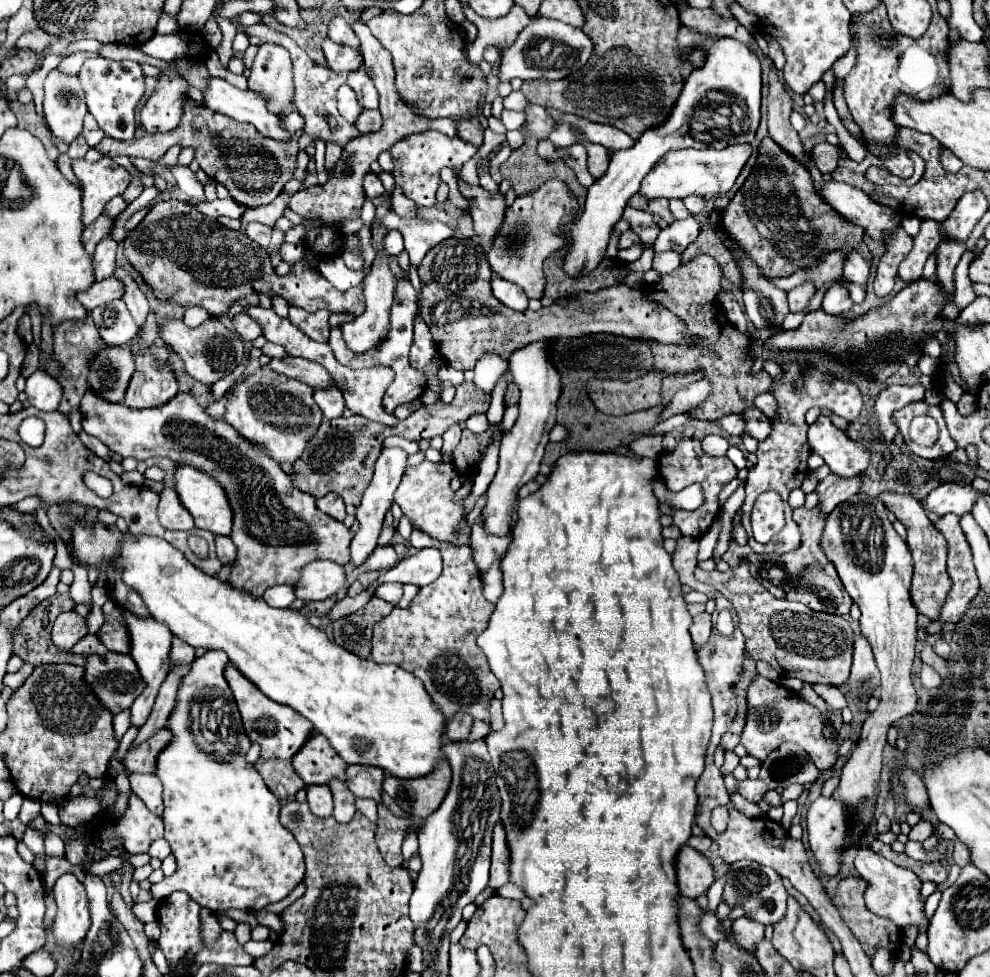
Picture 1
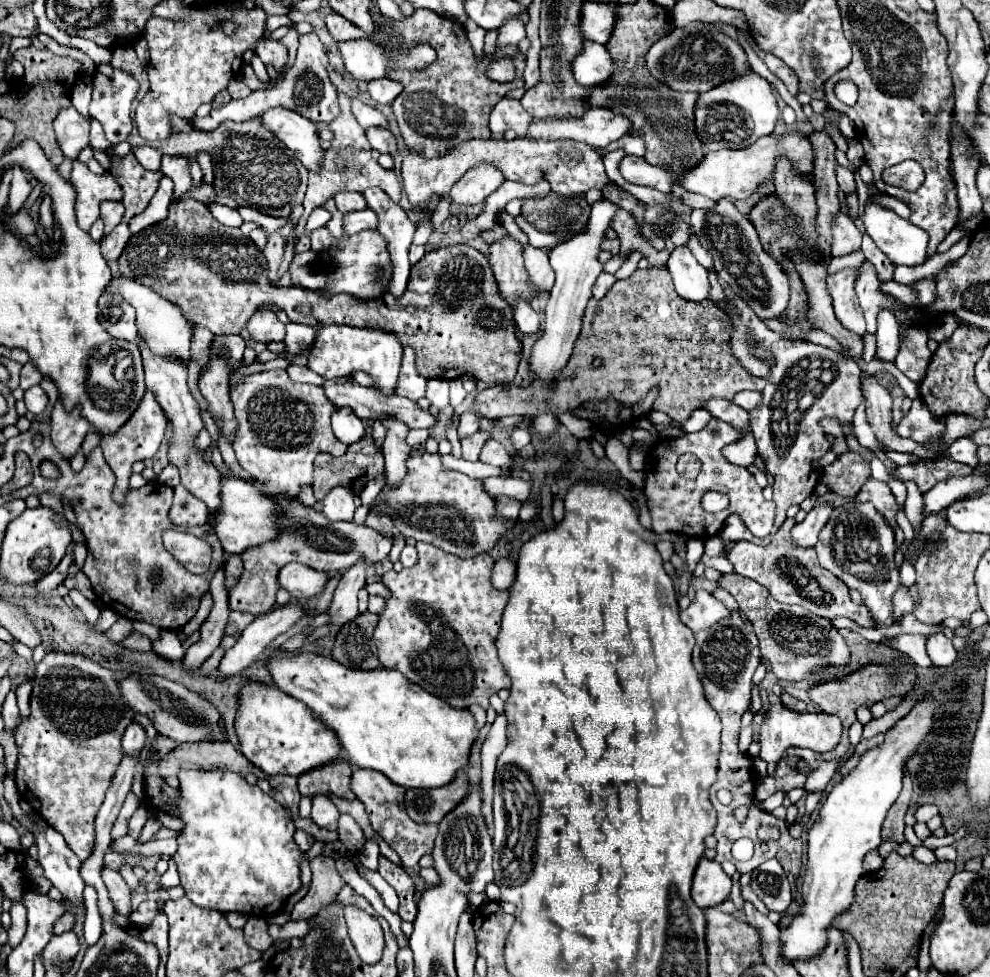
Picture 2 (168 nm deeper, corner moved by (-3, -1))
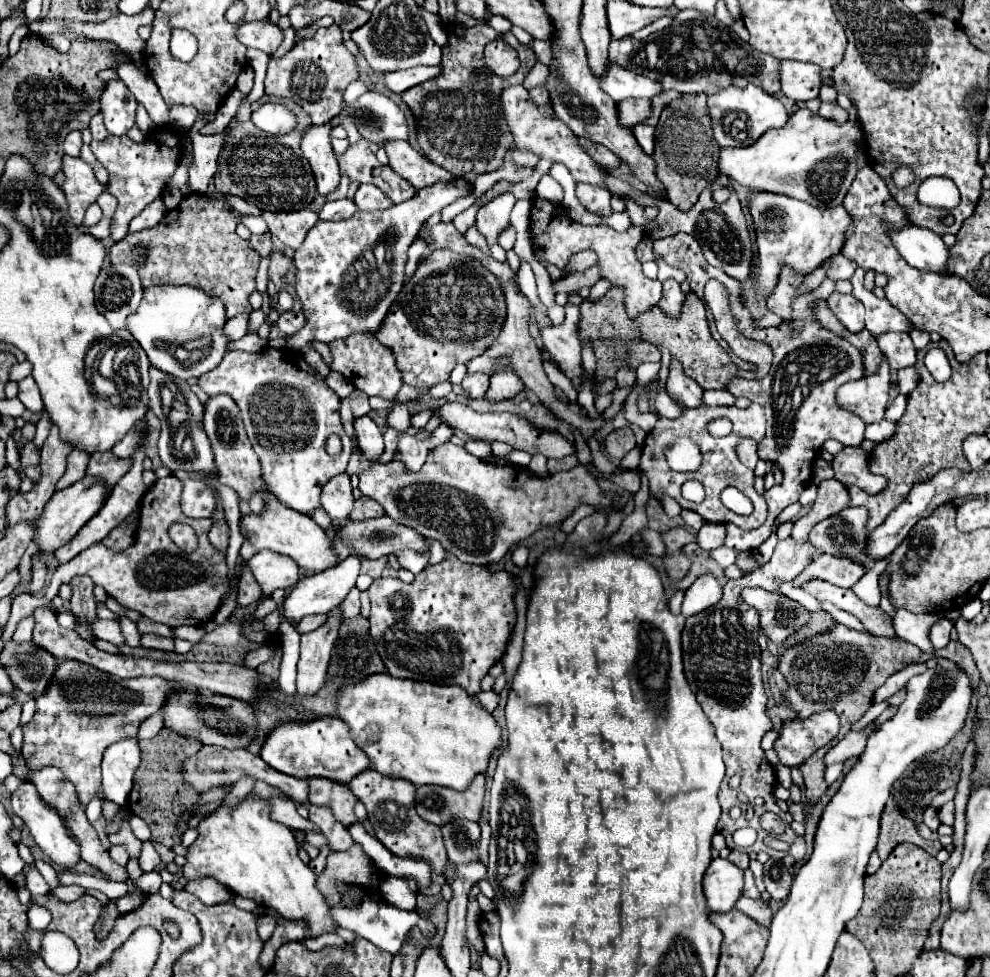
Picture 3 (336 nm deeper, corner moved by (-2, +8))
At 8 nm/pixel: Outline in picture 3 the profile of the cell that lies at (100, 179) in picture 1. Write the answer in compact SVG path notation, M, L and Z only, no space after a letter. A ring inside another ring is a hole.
M68 154L62 158L62 170L64 170L64 176L66 176L62 190L68 198L70 216L72 216L72 222L76 226L80 226L88 206L92 202L96 202L96 198L102 192L108 190L108 184L100 184L96 180L92 168L84 160L72 158Z

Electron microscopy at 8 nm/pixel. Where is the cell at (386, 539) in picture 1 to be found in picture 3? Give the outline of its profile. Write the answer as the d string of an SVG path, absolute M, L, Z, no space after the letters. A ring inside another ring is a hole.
M362 496L356 502L354 510L350 512L352 520L366 520L366 518L380 518L380 516L384 516L382 506L378 502L374 502L372 498L366 498L366 496Z

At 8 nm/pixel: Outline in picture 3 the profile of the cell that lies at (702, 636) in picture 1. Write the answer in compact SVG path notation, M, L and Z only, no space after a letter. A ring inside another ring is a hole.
M710 574L700 576L684 594L682 602L682 616L690 618L694 614L704 612L706 608L714 606L722 598L722 586Z

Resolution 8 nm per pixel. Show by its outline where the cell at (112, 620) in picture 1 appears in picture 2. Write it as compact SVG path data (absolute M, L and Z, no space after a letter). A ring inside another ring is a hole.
M137 631L131 637L127 637L123 641L123 645L129 649L135 649L135 651L151 651L151 639L147 639L145 635L141 635Z

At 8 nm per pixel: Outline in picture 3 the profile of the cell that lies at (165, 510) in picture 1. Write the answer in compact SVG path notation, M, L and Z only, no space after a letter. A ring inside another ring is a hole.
M184 480L182 488L182 514L188 518L210 518L216 506L214 490L198 480Z

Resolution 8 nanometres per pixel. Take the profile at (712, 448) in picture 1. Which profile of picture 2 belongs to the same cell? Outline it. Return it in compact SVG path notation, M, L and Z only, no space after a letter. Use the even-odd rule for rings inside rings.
M751 426L747 430L747 435L741 441L731 443L723 449L723 455L733 465L739 465L739 467L751 467L755 463L755 457L757 457L757 445L755 445L755 439L751 433Z

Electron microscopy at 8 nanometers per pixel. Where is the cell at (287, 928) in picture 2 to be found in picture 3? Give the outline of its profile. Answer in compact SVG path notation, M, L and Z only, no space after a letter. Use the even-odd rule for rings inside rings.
M366 896L366 898L362 900L360 908L356 908L356 910L334 906L330 916L332 916L332 920L338 922L342 928L348 928L348 930L360 934L362 938L366 938L366 940L370 940L372 944L376 944L376 946L388 950L390 954L396 954L396 952L400 950L400 946L402 946L402 942L404 942L404 938L406 938L406 934L408 934L408 930L410 930L412 926L418 926L424 936L428 936L429 938L432 937L436 931L436 927L420 916L416 910L404 912L404 910L400 910L400 908L396 908L396 906L392 906L392 904L386 904L386 902L380 902L380 900L372 898L372 896Z

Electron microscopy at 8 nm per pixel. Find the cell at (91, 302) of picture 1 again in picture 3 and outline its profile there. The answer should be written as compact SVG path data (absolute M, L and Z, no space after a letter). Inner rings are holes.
M148 286L144 288L142 302L136 310L136 324L152 326L128 326L130 334L138 340L150 358L150 364L166 370L168 374L192 380L214 370L226 352L228 340L222 336L222 326L226 322L224 304L220 300L208 298L198 288L192 286ZM188 344L188 360L178 360L178 350Z

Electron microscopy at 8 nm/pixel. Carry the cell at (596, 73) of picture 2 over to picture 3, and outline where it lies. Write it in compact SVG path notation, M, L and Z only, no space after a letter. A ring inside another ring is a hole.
M608 62L602 76L598 76L600 88L614 100L626 100L626 98L654 98L662 92L662 86L658 82L652 82L650 78L644 78L632 70L626 70L618 66L616 62Z

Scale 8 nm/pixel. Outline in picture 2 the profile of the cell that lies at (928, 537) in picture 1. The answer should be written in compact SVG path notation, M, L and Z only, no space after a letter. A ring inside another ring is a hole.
M869 477L859 493L857 493L857 503L873 503L873 507L883 515L887 517L889 521L897 515L897 503L895 503L895 495L891 493L889 485L883 483L883 481L875 481L873 477Z

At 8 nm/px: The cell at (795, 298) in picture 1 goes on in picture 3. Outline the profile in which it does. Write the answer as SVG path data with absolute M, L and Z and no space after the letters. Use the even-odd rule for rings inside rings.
M822 102L818 114L820 114L822 118L830 118L832 122L846 122L846 120L848 120L848 112L844 112L836 102L834 102L834 104Z

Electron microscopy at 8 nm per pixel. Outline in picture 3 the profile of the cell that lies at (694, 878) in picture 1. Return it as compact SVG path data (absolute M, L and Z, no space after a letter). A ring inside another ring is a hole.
M714 858L708 870L704 872L702 886L708 908L716 912L728 912L734 908L734 902L742 892L742 870L734 866L730 860Z

